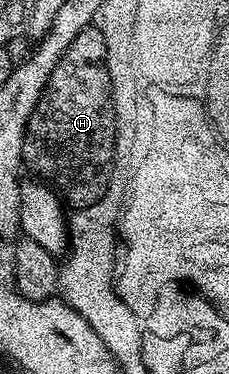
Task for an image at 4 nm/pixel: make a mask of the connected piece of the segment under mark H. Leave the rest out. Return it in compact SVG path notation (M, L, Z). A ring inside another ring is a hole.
M90 26L75 34L75 42L67 46L67 54L55 62L51 78L41 92L39 102L31 114L23 138L24 167L29 168L34 177L40 178L57 194L70 209L86 208L109 189L111 177L109 171L115 168L117 155L117 123L113 113L113 103L106 93L107 45L103 40L100 27Z

